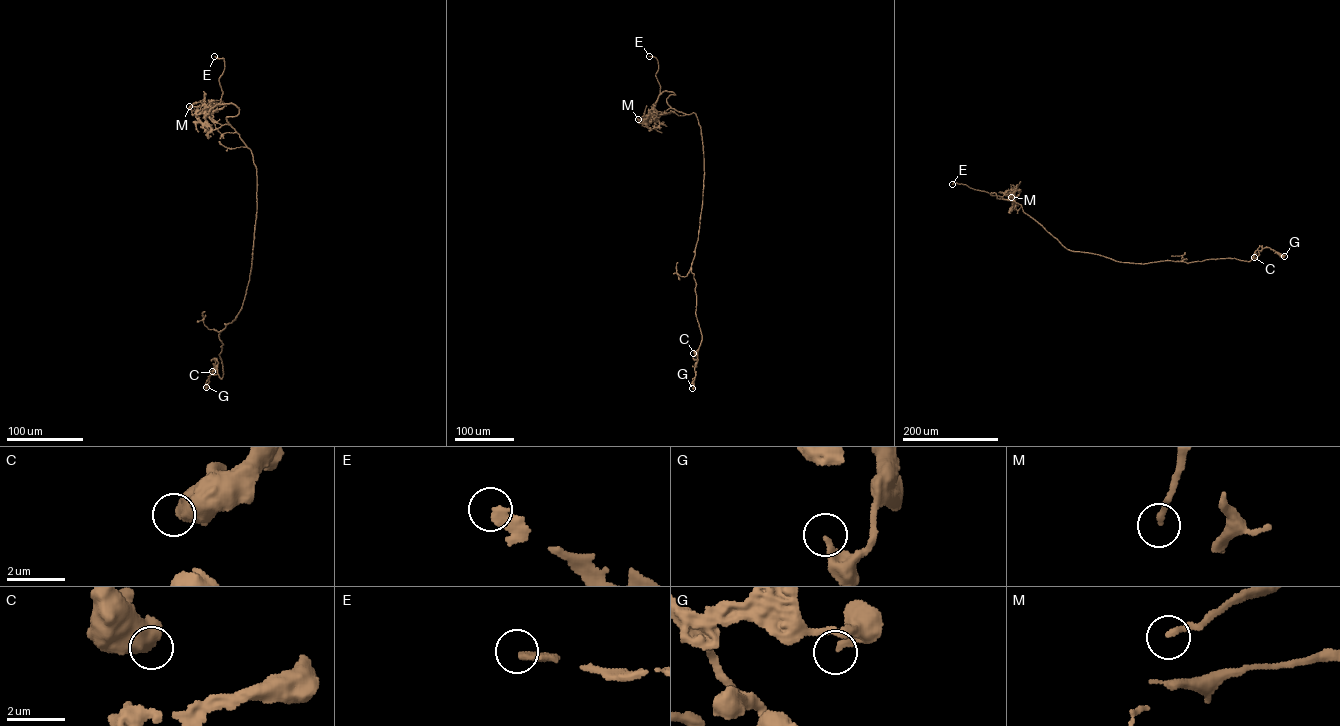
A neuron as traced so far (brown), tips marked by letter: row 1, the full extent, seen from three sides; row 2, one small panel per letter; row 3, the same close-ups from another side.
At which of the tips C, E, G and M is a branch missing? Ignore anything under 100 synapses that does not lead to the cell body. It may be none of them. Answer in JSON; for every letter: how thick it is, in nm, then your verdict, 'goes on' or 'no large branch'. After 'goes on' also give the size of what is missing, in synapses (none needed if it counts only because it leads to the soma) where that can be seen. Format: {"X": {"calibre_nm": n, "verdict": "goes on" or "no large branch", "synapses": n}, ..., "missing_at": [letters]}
{"C": {"calibre_nm": 600, "verdict": "no large branch"}, "E": {"calibre_nm": 280, "verdict": "goes on"}, "G": {"calibre_nm": 280, "verdict": "no large branch"}, "M": {"calibre_nm": 200, "verdict": "no large branch"}, "missing_at": ["E"]}

